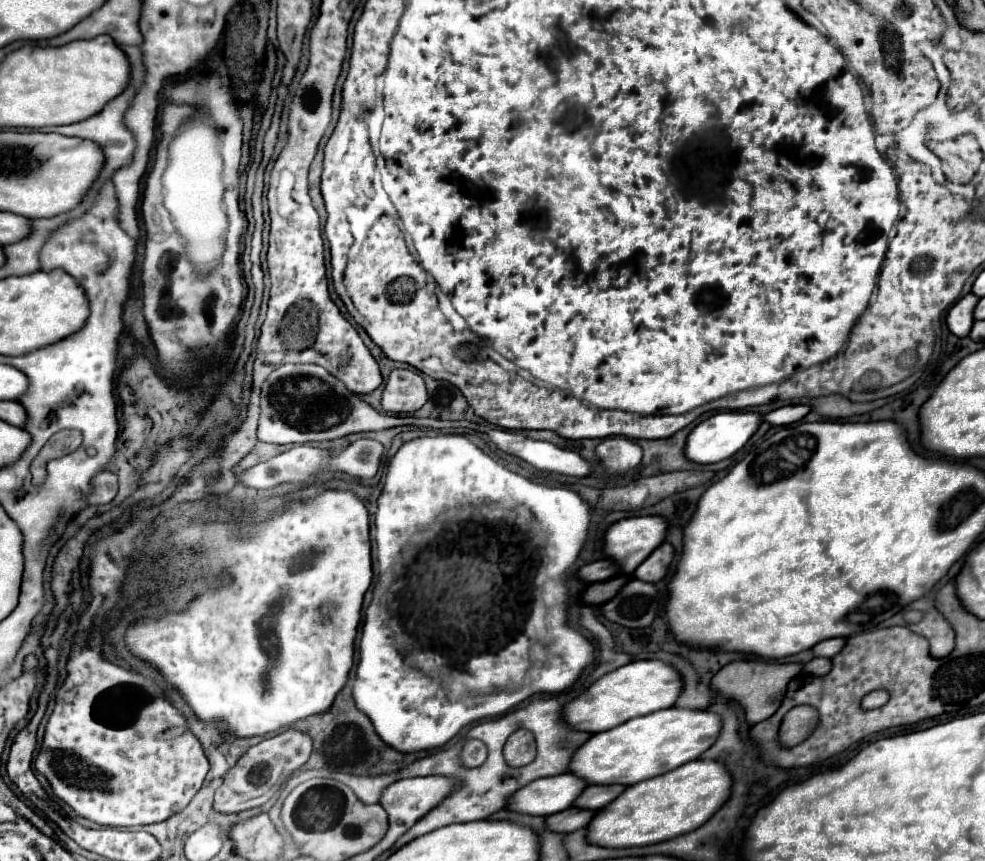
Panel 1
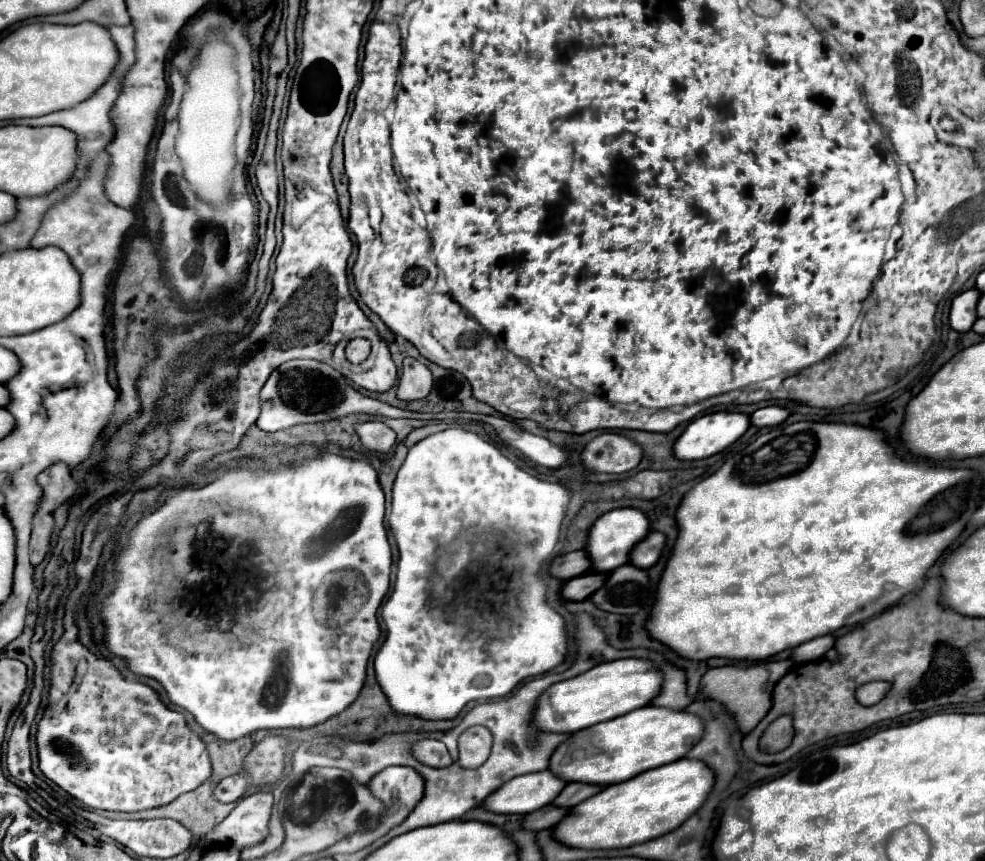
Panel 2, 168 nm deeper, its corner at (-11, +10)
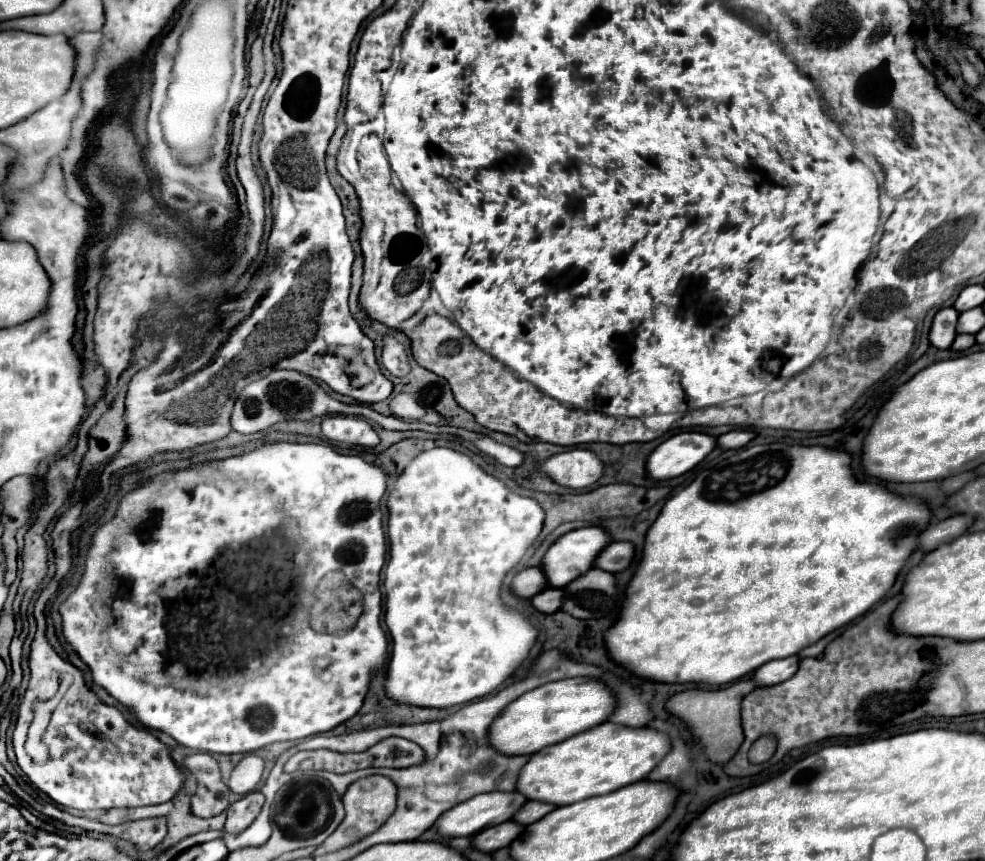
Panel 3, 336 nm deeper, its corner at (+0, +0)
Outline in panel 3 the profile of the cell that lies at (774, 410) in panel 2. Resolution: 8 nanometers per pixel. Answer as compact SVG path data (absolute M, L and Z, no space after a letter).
M732 430L732 432L722 434L718 438L718 446L722 446L722 448L742 448L752 438L754 438L754 432L748 432L748 430Z

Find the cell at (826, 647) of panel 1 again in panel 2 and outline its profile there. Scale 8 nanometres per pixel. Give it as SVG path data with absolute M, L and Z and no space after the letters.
M829 634L827 636L819 636L817 640L809 640L809 642L801 644L801 646L797 646L793 650L793 654L791 654L791 660L797 662L797 664L801 664L801 662L811 662L811 660L823 658L825 652L829 648L833 648L833 644L835 644L833 636L829 636Z

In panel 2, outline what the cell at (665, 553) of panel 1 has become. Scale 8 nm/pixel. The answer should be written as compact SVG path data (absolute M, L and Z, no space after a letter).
M649 532L649 536L645 536L645 540L641 540L633 552L629 552L629 562L637 568L651 568L659 560L663 546L665 536L661 532Z

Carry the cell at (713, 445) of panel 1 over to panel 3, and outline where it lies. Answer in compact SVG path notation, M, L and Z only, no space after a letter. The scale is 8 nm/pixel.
M680 432L664 440L646 462L646 472L654 480L668 480L682 476L700 464L714 448L716 436L704 432Z

